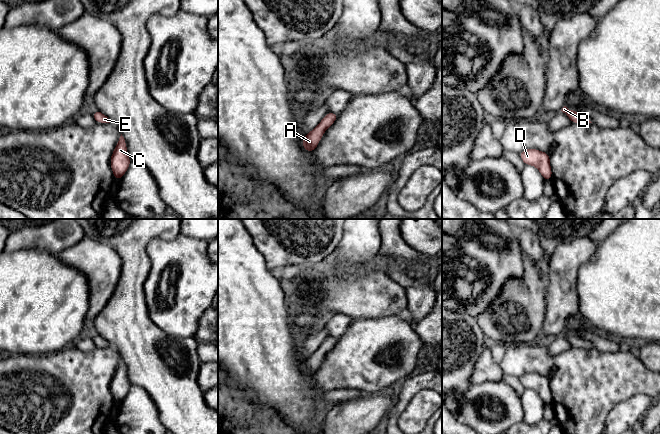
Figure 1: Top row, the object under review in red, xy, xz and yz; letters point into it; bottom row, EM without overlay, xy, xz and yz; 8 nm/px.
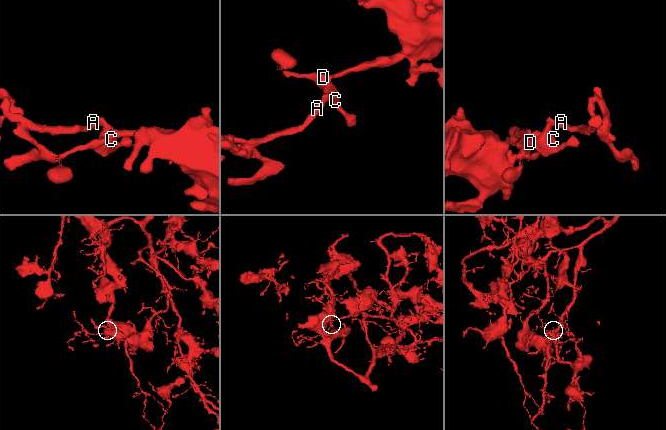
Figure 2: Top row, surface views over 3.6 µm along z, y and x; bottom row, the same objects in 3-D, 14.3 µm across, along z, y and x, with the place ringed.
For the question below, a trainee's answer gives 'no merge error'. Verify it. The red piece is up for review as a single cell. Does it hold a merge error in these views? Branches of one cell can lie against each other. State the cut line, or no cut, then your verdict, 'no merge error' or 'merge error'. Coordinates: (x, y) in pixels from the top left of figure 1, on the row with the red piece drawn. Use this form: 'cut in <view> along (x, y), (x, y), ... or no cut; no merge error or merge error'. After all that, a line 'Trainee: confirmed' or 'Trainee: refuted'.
no cut; no merge error
Trainee: confirmed

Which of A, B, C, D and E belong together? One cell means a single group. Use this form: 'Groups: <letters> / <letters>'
Groups: A B C D E

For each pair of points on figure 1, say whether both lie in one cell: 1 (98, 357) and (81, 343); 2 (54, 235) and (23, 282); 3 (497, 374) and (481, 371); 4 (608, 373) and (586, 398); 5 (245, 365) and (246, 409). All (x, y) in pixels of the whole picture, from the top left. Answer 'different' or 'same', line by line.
1: different
2: different
3: same
4: same
5: different

